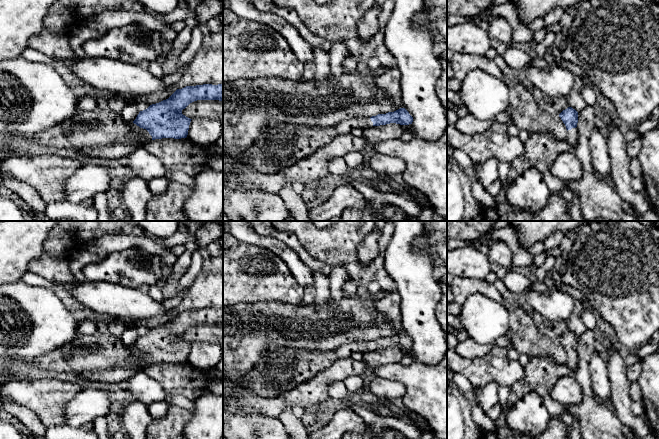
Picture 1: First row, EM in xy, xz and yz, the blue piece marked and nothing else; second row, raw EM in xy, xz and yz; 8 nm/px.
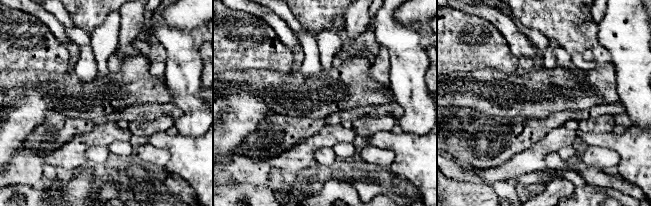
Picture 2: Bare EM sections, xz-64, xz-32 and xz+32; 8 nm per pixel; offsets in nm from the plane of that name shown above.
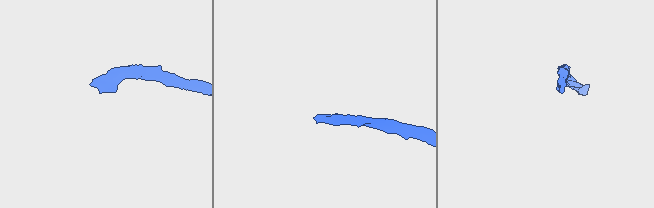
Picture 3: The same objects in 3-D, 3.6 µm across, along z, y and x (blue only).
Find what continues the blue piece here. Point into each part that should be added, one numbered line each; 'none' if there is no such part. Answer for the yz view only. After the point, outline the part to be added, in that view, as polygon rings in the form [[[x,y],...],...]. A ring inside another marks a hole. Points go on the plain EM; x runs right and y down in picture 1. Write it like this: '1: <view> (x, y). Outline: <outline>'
1: yz (572, 362). Outline: [[[572,352],[571,354],[568,354],[568,359],[566,362],[566,365],[573,371],[576,370],[578,366],[578,358],[577,358],[577,352]]]

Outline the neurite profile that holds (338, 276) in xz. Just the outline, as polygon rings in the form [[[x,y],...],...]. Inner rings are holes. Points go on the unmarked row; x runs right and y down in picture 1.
[[[333,266],[328,278],[331,300],[338,301],[344,298],[343,285],[350,280],[347,270],[343,266]]]

